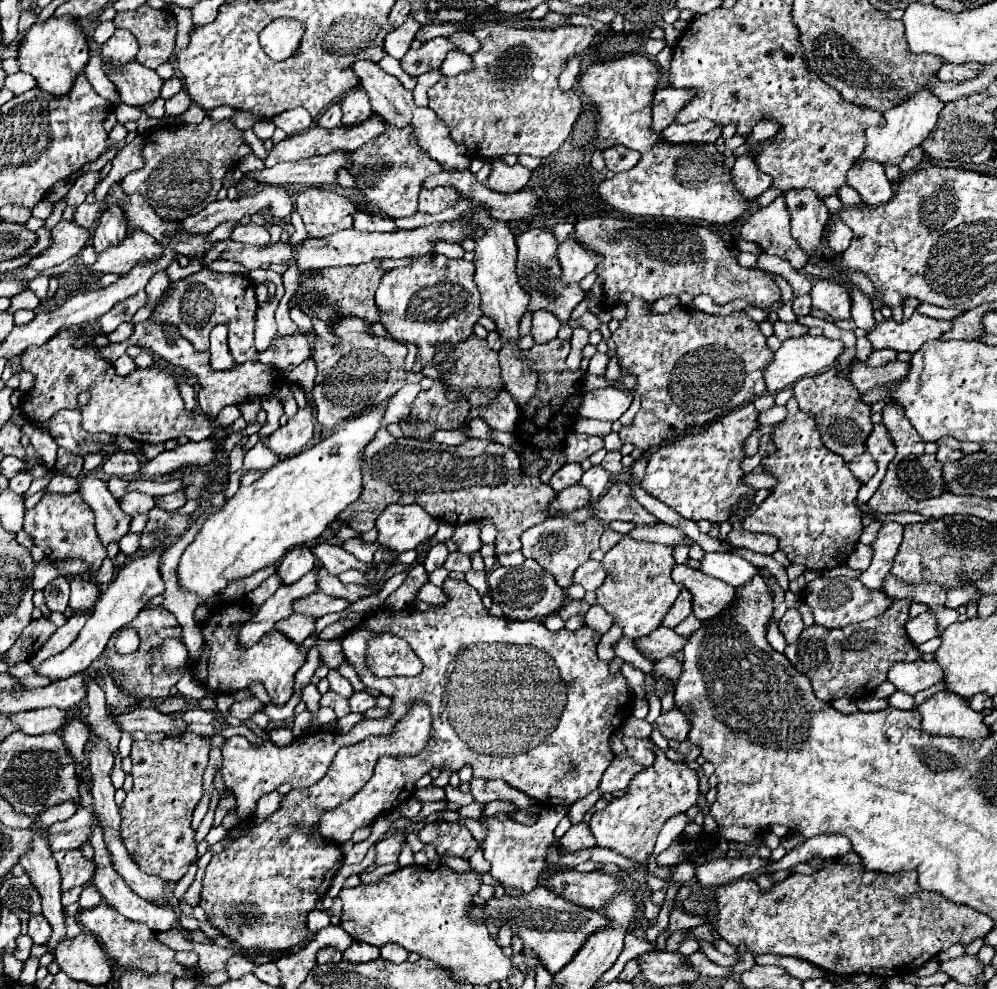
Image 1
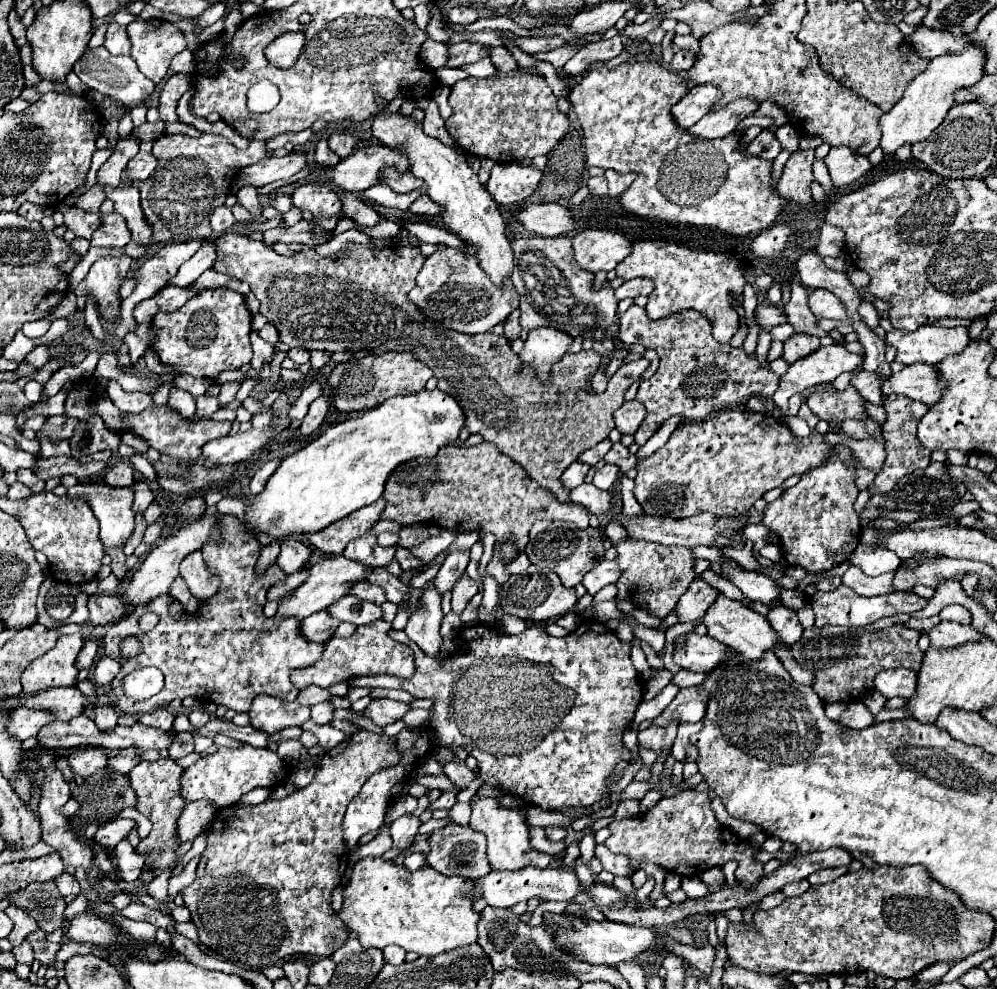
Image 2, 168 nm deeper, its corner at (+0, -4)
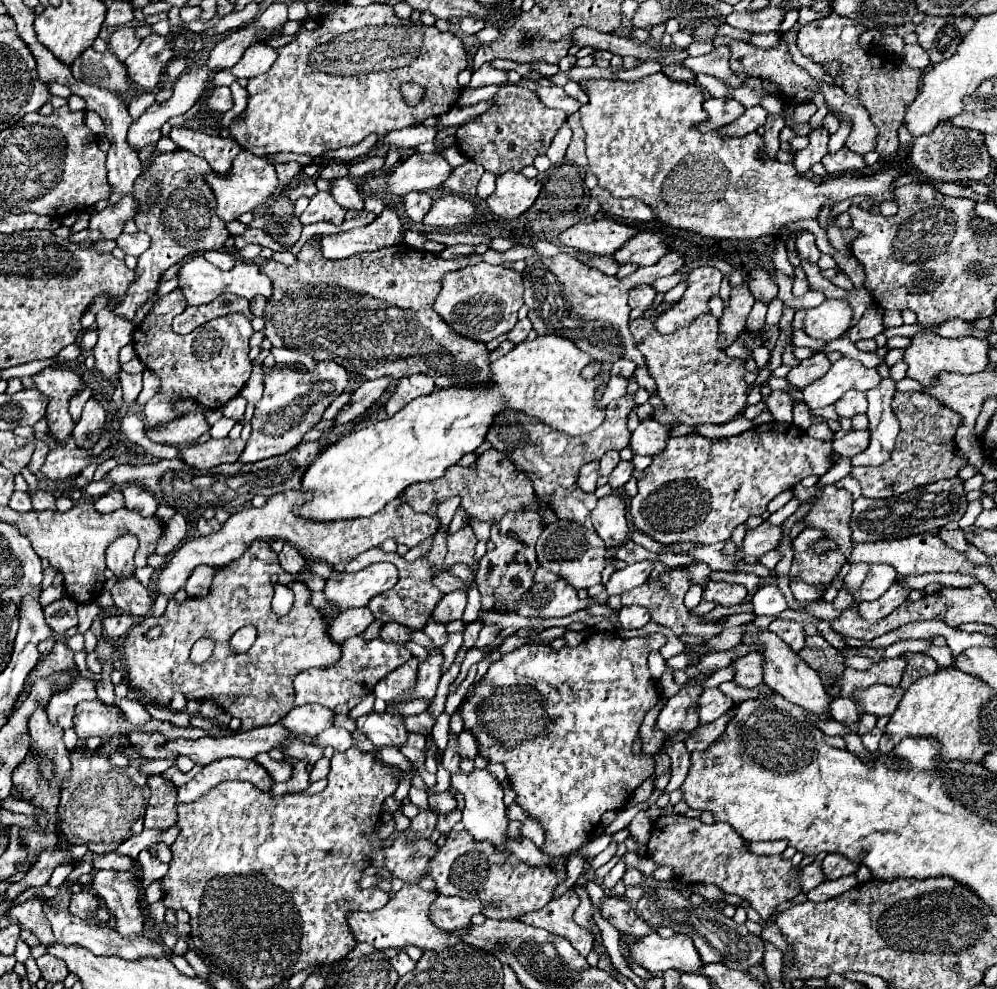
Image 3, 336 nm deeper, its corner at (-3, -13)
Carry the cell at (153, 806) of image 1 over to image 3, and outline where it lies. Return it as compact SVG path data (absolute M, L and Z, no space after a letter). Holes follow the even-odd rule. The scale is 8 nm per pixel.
M151 776L149 790L151 798L145 810L145 828L157 828L157 830L171 828L177 822L175 784L165 780L163 776Z

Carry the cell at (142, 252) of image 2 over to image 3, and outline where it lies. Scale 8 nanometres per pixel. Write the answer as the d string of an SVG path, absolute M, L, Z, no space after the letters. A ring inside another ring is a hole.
M175 150L175 152L155 156L151 166L147 166L145 172L135 180L135 186L133 186L135 198L147 198L147 190L151 186L161 186L161 196L159 196L159 206L153 206L151 210L147 210L147 214L139 214L139 218L135 220L137 228L151 236L151 248L139 256L139 264L135 268L137 280L131 284L127 298L115 308L117 316L123 316L133 322L139 306L149 302L157 292L159 276L167 268L183 262L193 254L205 254L209 250L223 248L225 240L229 238L229 232L223 220L217 218L215 198L207 182L203 182L203 174L209 174L209 172L211 168L207 160L187 150Z

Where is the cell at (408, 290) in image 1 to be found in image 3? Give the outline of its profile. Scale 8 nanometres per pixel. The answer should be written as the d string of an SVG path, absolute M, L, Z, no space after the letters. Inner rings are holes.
M479 262L463 270L447 274L443 288L435 300L435 312L461 336L487 344L499 334L507 334L517 324L517 312L523 306L523 274L505 268Z

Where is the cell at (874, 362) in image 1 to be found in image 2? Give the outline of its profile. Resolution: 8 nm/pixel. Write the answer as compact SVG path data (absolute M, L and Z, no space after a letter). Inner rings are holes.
M860 371L858 375L852 377L852 385L856 385L856 389L860 391L860 395L872 403L872 405L882 405L882 395L880 395L880 377L876 373L870 371Z

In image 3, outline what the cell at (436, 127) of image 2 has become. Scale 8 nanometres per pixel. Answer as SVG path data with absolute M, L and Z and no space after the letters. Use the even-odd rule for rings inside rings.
M465 162L463 166L455 168L447 180L447 184L443 184L445 188L463 194L463 196L475 196L477 192L477 182L483 176L483 168L475 162Z

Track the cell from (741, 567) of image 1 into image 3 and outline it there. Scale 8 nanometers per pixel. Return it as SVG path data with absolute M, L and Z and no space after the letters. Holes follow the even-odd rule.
M775 584L763 586L755 596L753 596L753 606L757 616L779 616L783 610L787 610L785 596Z

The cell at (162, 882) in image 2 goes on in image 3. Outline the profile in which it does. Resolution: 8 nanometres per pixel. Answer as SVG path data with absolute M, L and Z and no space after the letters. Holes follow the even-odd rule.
M158 881L152 882L145 890L145 901L147 904L153 904L163 897L163 890Z

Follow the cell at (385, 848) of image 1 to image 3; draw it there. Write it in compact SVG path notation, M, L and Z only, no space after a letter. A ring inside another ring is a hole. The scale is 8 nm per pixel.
M421 808L419 814L411 820L411 832L415 838L429 838L437 824L437 812L433 808Z

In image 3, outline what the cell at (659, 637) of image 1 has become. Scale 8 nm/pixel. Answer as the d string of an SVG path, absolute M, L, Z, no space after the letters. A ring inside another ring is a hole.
M755 652L755 654L747 654L743 658L737 658L731 666L735 668L735 678L733 682L745 686L745 688L753 688L757 684L763 682L763 654Z

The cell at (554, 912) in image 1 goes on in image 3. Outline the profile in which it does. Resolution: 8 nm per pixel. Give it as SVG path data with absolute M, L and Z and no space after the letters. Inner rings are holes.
M653 932L643 936L637 944L629 944L629 948L635 962L649 972L665 972L669 968L679 972L697 972L703 966L691 938L683 934L661 938Z

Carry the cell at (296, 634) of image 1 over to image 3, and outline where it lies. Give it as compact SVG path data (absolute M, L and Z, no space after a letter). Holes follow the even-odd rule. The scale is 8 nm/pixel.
M367 606L365 608L349 608L331 620L329 636L335 642L345 642L351 636L363 634L369 628L369 624L373 624L373 622L375 622L375 616Z

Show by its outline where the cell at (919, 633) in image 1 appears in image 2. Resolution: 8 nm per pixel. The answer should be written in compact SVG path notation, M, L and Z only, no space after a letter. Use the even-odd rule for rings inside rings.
M940 621L936 627L928 631L930 641L934 647L952 647L962 645L964 641L976 641L980 639L980 633L972 629L970 625L958 625L954 621Z

